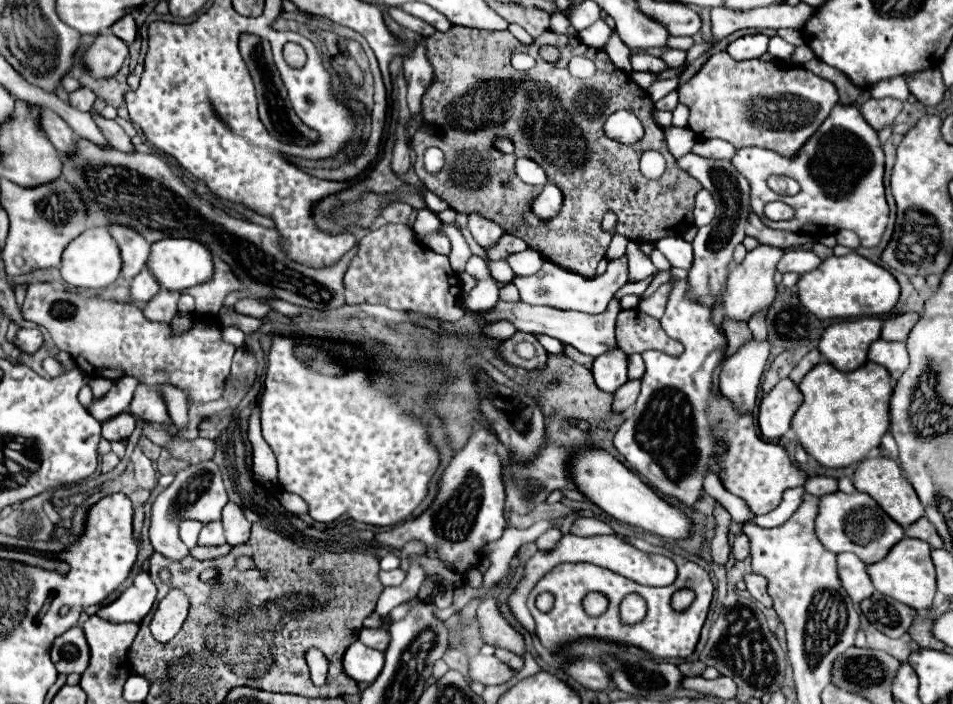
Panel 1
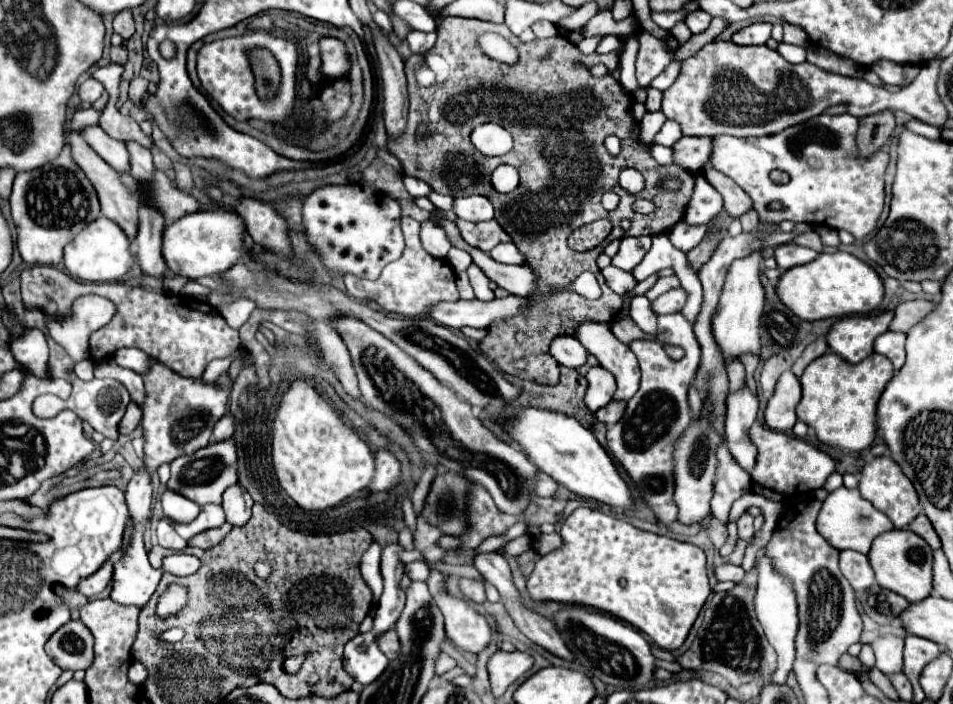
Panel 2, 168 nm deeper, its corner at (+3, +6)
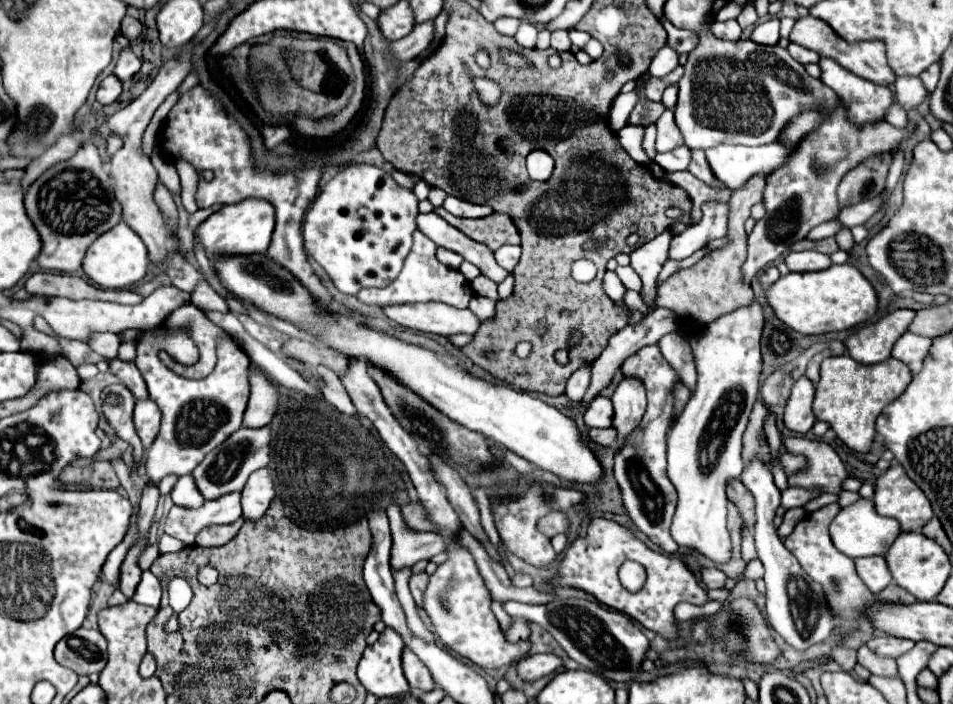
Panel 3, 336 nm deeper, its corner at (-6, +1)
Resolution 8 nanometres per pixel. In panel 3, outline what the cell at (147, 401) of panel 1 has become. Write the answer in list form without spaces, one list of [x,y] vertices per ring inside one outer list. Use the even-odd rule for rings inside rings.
[[[114,359],[114,361],[110,361],[110,371],[132,391],[132,395],[136,399],[146,399],[148,397],[148,389],[144,385],[144,379],[142,379],[138,367],[132,361]]]

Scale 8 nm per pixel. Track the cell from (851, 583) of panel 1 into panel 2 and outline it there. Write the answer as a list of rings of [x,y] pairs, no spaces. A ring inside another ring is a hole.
[[[843,550],[839,556],[839,568],[843,576],[849,580],[849,584],[859,592],[867,590],[873,582],[873,570],[869,566],[869,558],[865,554],[859,554],[855,550]]]

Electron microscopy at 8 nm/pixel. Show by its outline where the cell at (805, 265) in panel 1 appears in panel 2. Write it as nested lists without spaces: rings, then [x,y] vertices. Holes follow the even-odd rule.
[[[793,242],[775,248],[775,260],[777,260],[777,266],[781,270],[789,270],[793,266],[807,264],[807,262],[811,262],[815,258],[817,258],[817,252],[815,250],[805,248],[805,246],[799,246],[799,244],[793,244]]]

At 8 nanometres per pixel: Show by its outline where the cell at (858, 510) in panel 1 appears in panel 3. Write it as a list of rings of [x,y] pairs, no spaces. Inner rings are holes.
[[[858,499],[854,505],[844,507],[830,525],[830,537],[836,549],[852,559],[862,555],[884,555],[890,549],[890,545],[896,541],[900,531],[902,531],[900,523],[896,519],[882,517],[876,513],[872,499]]]

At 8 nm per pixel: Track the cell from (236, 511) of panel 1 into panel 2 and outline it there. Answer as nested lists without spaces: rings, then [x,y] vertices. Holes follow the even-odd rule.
[[[239,484],[231,486],[223,494],[223,510],[225,510],[225,520],[231,526],[243,526],[251,518],[251,506],[253,500],[245,488]]]

